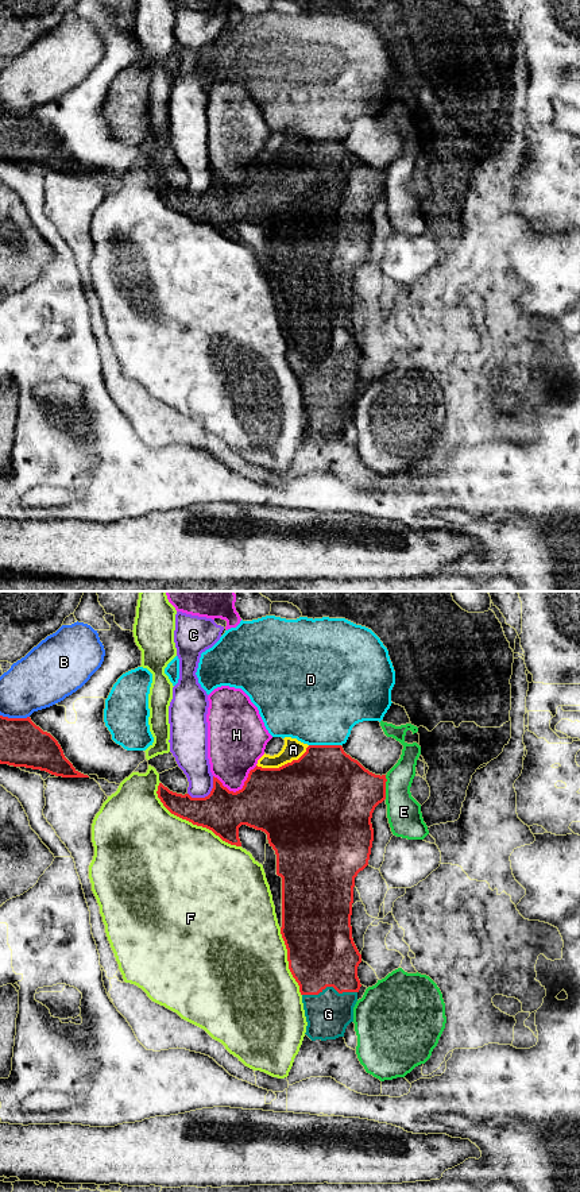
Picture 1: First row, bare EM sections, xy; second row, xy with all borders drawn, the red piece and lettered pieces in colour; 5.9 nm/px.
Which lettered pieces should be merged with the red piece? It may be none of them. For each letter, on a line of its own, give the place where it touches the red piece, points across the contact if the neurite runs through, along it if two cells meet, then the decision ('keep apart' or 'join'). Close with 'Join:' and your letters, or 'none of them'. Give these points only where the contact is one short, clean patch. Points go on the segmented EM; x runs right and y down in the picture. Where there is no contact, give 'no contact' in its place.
A: xy (285, 764) | keep apart
B: xy (15, 718) | keep apart
C: xy (208, 795) | along xy (213, 776), (213, 787), (207, 795), (190, 797), (188, 794) | keep apart
D: xy (325, 745) | keep apart
E: xy (385, 787) | keep apart
F: xy (192, 822) | keep apart
G: xy (329, 986) | across xy (321, 953), (329, 986), (328, 1014) | join
H: xy (239, 790) | keep apart
Join: G

